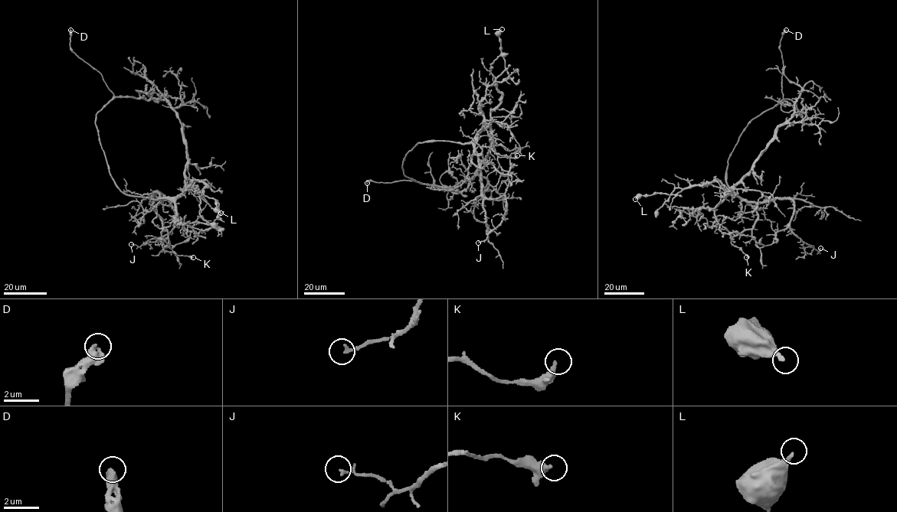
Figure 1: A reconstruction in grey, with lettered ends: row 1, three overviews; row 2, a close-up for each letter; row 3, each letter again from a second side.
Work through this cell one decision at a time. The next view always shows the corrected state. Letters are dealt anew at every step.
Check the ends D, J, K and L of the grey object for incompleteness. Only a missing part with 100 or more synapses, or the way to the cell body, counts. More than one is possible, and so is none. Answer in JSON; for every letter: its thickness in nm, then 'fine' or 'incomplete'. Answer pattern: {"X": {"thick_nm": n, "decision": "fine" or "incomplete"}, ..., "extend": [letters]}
{"D": {"thick_nm": 320, "decision": "fine"}, "J": {"thick_nm": 170, "decision": "fine"}, "K": {"thick_nm": 320, "decision": "fine"}, "L": {"thick_nm": 260, "decision": "fine"}, "extend": []}

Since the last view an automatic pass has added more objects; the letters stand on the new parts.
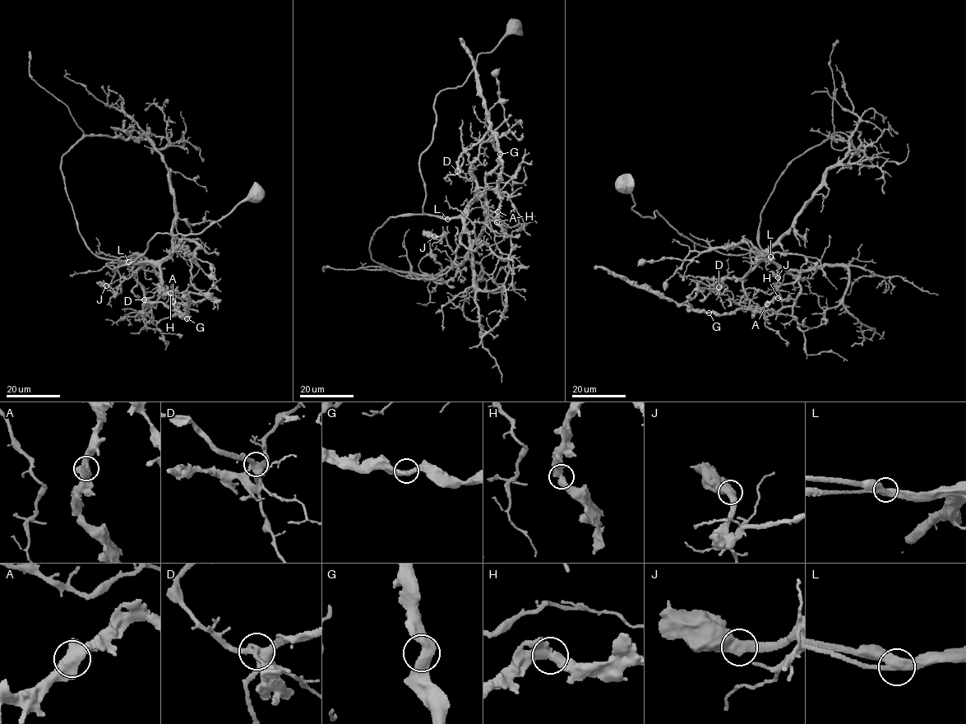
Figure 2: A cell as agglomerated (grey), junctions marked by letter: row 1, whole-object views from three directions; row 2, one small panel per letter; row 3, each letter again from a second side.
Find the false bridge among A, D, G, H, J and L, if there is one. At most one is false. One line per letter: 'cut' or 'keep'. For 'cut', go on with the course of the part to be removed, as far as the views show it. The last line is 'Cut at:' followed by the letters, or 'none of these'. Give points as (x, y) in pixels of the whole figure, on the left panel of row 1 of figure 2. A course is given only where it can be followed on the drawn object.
A: keep
D: cut | (144, 299), (148, 303), (162, 303), (187, 318), (173, 304), (169, 294), (173, 292)
G: keep
H: keep
J: keep
L: keep
Cut at: D

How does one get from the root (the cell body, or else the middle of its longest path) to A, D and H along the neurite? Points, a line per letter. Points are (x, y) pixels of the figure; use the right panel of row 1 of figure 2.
A: (622, 186), (695, 243), (771, 258), (704, 277), (718, 288), (689, 307), (767, 303)
D: (622, 186), (635, 211), (653, 218), (656, 211), (695, 243), (771, 258), (740, 278), (704, 277), (718, 287)
H: (622, 186), (695, 243), (771, 258), (704, 277), (718, 288), (689, 307), (778, 298)

